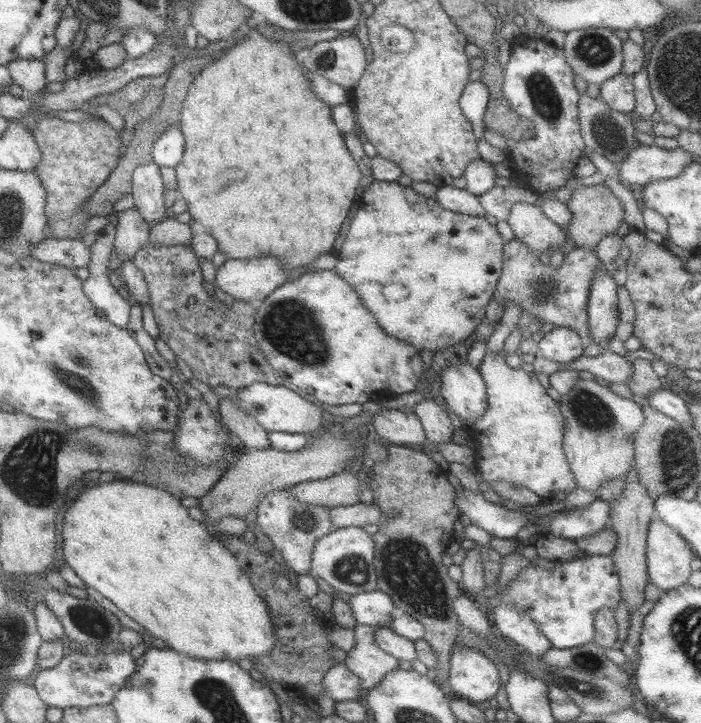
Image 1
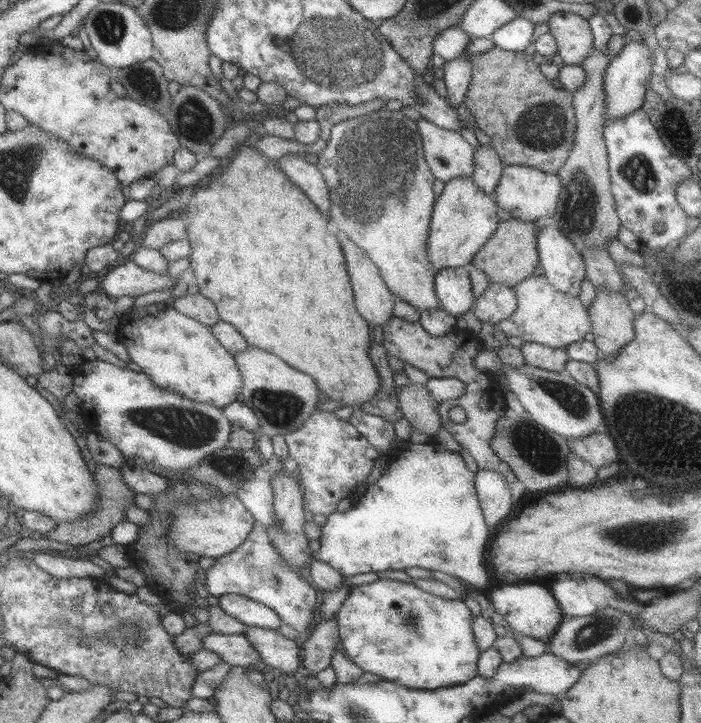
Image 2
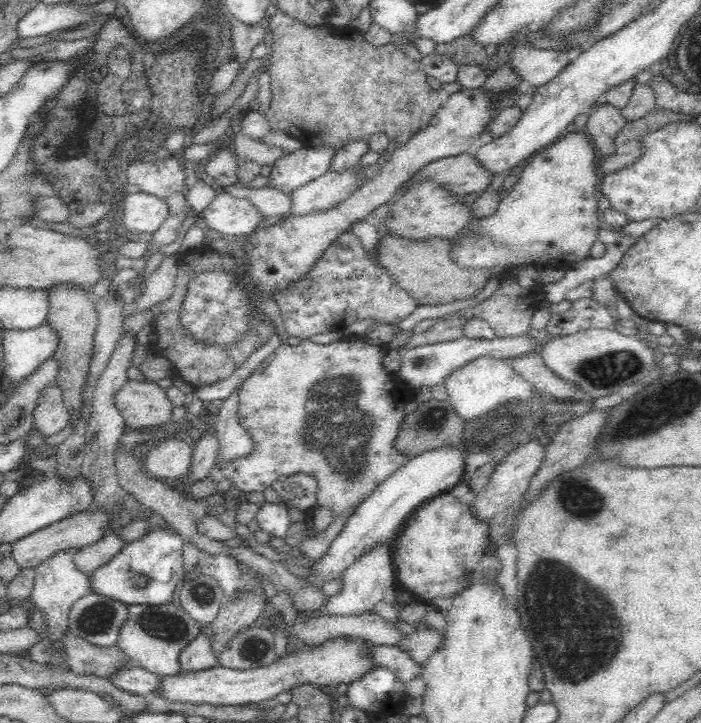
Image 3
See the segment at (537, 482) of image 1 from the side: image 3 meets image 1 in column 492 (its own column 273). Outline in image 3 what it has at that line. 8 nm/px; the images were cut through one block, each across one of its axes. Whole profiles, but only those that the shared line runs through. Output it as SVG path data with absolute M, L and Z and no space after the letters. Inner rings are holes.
M354 336L354 337L343 337L338 341L330 342L329 344L317 344L311 342L309 340L304 339L298 340L296 342L286 342L282 346L279 346L274 350L264 362L261 362L258 365L258 368L252 372L252 374L244 380L243 384L240 386L241 390L238 394L238 408L237 408L237 419L240 423L240 426L244 428L248 434L250 434L250 438L253 442L253 449L250 451L250 454L247 454L245 457L235 458L229 460L224 466L218 467L215 465L212 467L212 470L209 472L209 476L206 476L211 482L217 484L221 480L232 480L232 484L234 488L238 490L242 490L242 492L263 491L265 488L271 486L271 484L280 476L291 475L292 473L300 472L304 474L309 474L310 476L315 476L317 480L317 493L316 493L316 502L315 507L317 506L325 506L326 508L331 508L333 510L333 514L335 516L340 516L342 512L348 510L350 506L357 505L361 503L365 498L368 498L372 491L381 483L384 482L393 472L396 472L399 468L402 468L406 461L408 460L407 454L403 454L399 450L394 448L394 441L397 437L399 426L401 420L404 418L404 409L403 406L410 400L416 399L417 391L412 389L412 387L408 387L406 382L400 381L397 378L396 373L391 373L388 371L384 364L382 363L384 355L387 353L387 350L384 349L383 345L374 346L370 342L366 342L362 336ZM336 376L344 376L344 378L352 378L352 380L356 380L358 382L358 394L354 396L354 400L350 397L346 397L343 403L343 409L348 409L348 414L350 414L350 410L354 410L354 408L358 408L360 406L360 402L362 400L368 400L368 402L374 402L374 404L368 404L368 406L374 406L374 408L368 408L368 410L374 410L376 412L376 416L370 416L370 426L368 426L368 416L360 416L358 418L358 414L350 414L350 416L330 416L328 414L328 410L324 410L326 406L322 406L322 410L318 410L316 414L310 414L312 412L312 404L310 404L310 400L312 400L312 392L308 392L308 390L312 390L314 388L314 382L330 382L330 378L336 378Z

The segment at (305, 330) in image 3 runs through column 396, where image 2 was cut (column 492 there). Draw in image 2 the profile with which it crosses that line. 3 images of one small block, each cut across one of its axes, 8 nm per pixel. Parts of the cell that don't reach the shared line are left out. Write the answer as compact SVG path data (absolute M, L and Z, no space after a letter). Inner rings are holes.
M491 283L486 292L476 299L474 314L480 321L497 324L516 309L517 298L513 286Z

